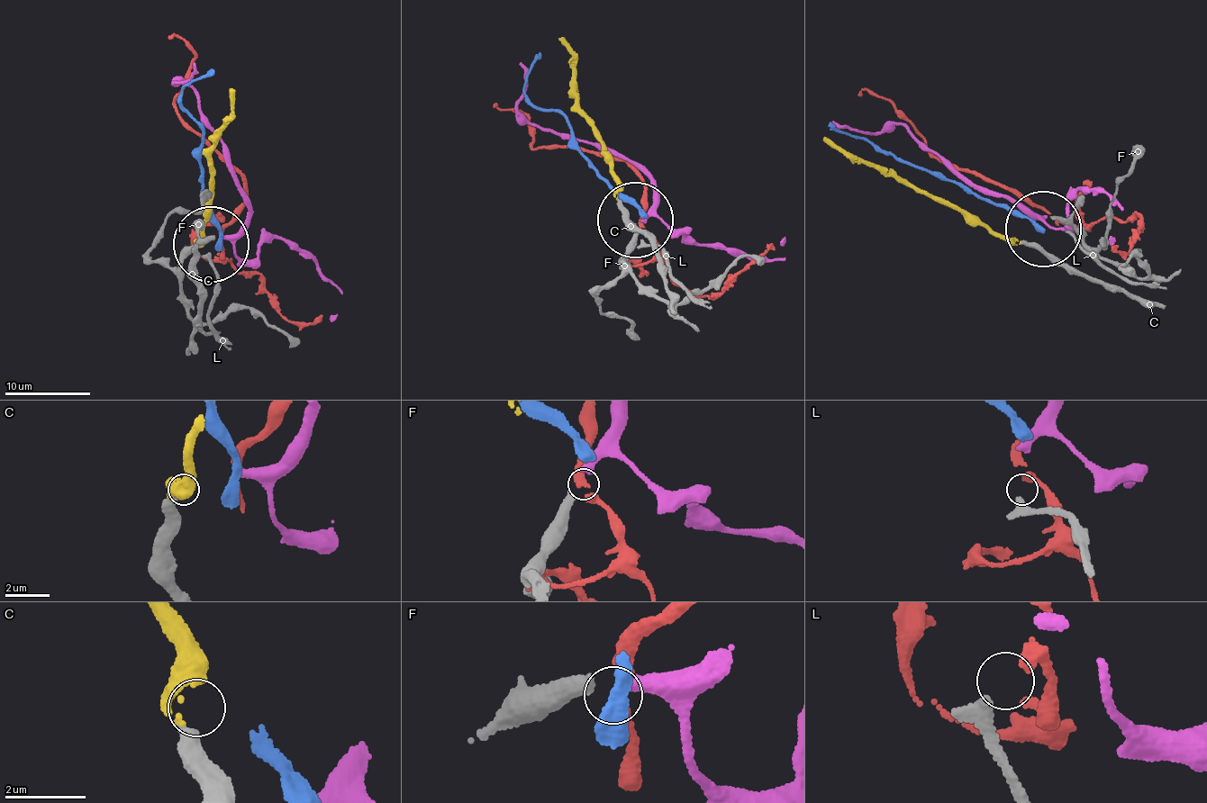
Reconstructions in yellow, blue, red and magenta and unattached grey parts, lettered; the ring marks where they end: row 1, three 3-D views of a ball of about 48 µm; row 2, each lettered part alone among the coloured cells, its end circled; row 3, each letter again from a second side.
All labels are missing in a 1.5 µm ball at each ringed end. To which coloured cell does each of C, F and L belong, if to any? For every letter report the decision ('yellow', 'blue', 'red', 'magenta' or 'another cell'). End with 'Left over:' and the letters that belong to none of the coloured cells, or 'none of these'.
C: yellow
F: magenta
L: red
Left over: none of these

